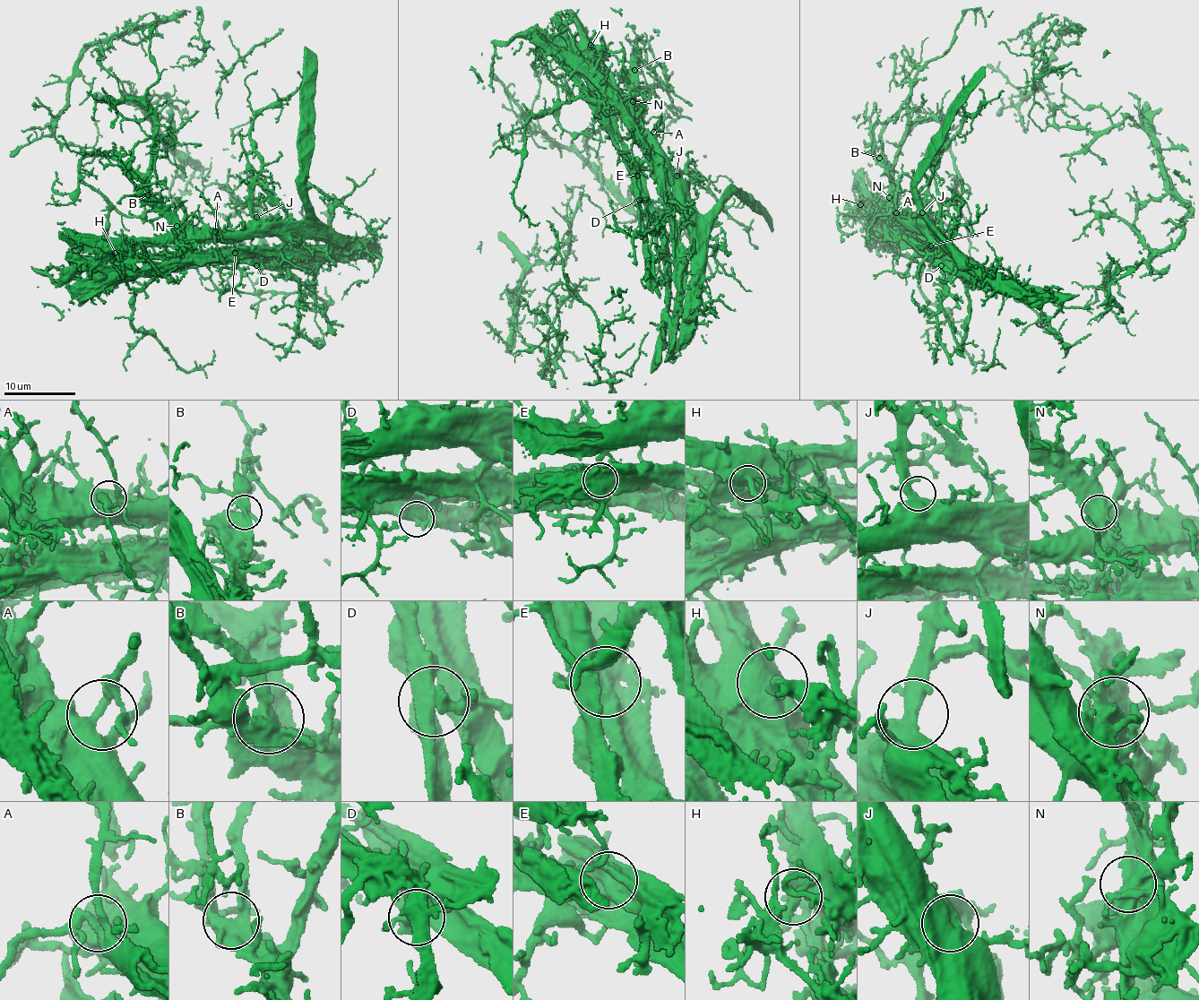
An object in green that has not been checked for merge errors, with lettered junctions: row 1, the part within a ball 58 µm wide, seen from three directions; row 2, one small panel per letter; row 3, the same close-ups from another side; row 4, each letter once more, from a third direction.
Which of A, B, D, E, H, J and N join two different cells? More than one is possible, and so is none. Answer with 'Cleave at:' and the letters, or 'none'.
Cleave at: D, E, N

